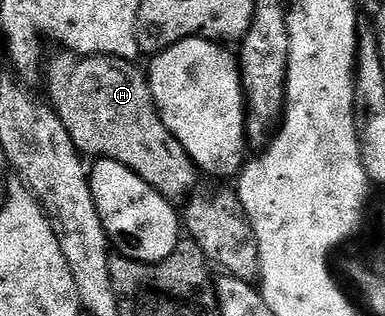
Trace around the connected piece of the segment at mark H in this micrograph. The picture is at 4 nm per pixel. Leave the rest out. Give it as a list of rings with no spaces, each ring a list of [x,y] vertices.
[[[72,53],[60,54],[64,55],[51,56],[46,63],[46,99],[66,125],[66,133],[81,156],[118,161],[118,165],[138,173],[162,198],[187,200],[197,190],[198,168],[157,113],[147,74],[139,71],[133,60],[113,55],[77,58]]]

